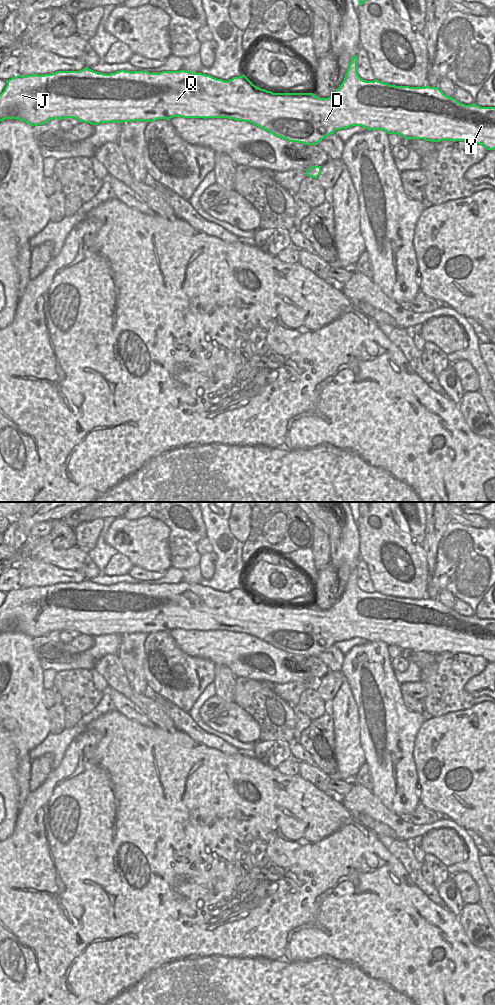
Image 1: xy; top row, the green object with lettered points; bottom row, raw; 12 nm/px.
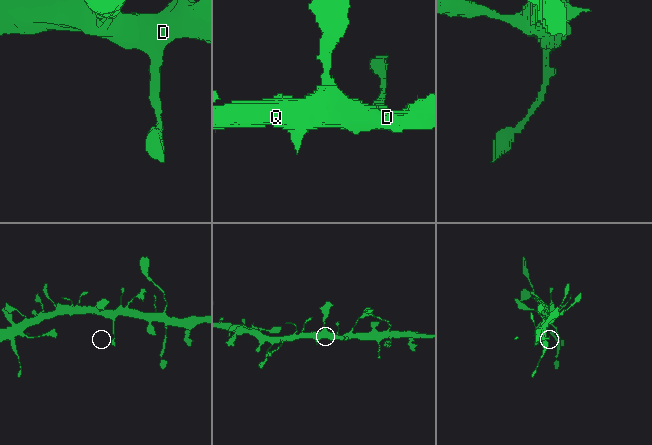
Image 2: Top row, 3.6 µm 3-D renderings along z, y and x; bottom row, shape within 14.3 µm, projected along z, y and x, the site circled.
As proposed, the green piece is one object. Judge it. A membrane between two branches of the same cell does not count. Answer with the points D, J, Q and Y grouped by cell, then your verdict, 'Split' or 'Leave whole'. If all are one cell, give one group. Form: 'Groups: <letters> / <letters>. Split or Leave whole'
Groups: D J Q Y. Leave whole

